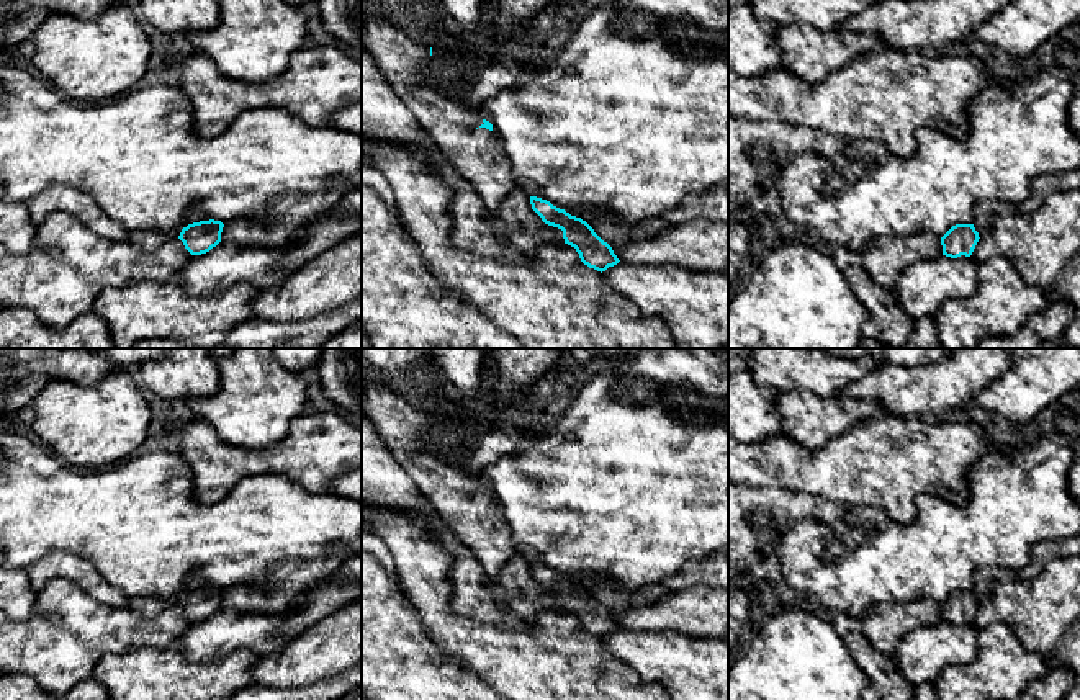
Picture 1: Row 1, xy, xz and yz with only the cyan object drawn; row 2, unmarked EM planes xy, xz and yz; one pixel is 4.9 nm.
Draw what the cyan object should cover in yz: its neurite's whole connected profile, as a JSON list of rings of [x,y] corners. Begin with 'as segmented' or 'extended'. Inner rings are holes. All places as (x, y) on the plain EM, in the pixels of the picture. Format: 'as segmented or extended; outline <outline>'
extended; outline [[[995,566],[980,568],[972,590],[956,590],[941,604],[943,621],[951,625],[961,621],[970,623],[979,605],[987,600],[990,587],[1011,579],[1016,579],[1016,571],[1013,572]]]

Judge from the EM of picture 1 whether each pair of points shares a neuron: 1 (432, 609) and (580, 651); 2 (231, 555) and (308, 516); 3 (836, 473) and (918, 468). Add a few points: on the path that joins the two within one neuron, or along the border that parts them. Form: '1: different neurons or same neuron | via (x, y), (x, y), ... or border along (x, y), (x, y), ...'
1: same neuron | via (468, 641), (486, 651), (544, 651)
2: same neuron | via (251, 535), (264, 522), (288, 522)
3: same neuron | via (856, 468), (899, 468)

